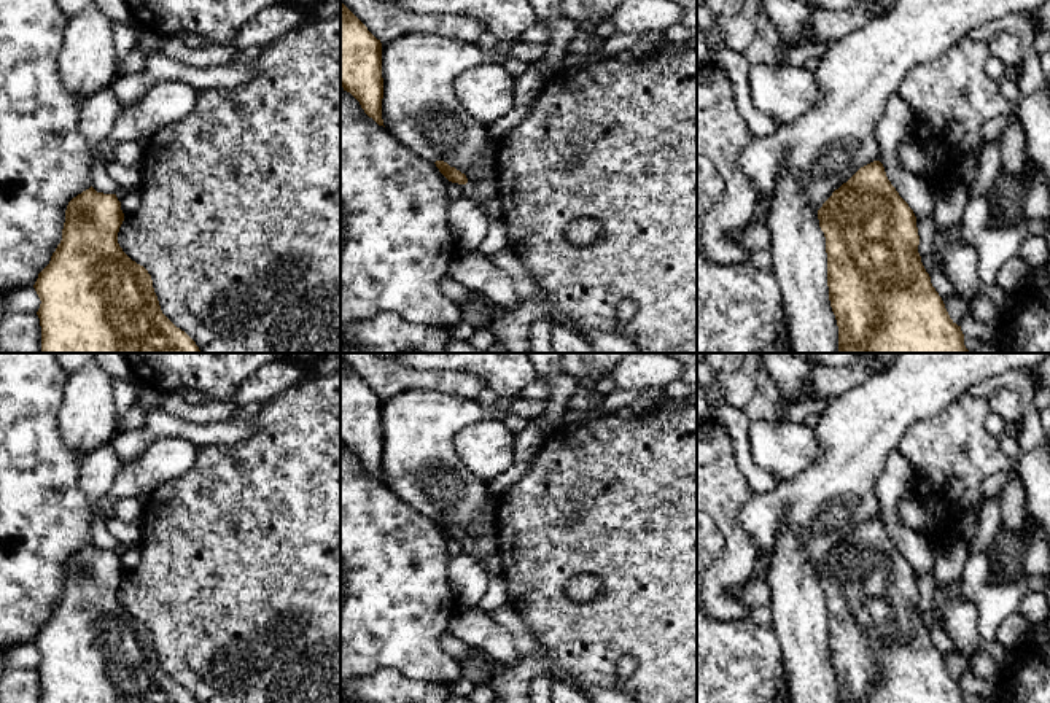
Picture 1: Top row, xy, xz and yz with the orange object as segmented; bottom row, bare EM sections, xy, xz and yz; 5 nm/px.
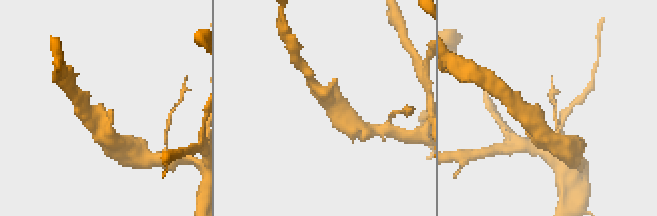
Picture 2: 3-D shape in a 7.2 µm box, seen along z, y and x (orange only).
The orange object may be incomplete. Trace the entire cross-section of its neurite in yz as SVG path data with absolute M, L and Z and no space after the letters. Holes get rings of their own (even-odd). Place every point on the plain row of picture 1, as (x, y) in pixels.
M880 517L861 523L818 566L826 593L829 657L838 682L838 703L966 703L918 609L916 573L886 533Z

